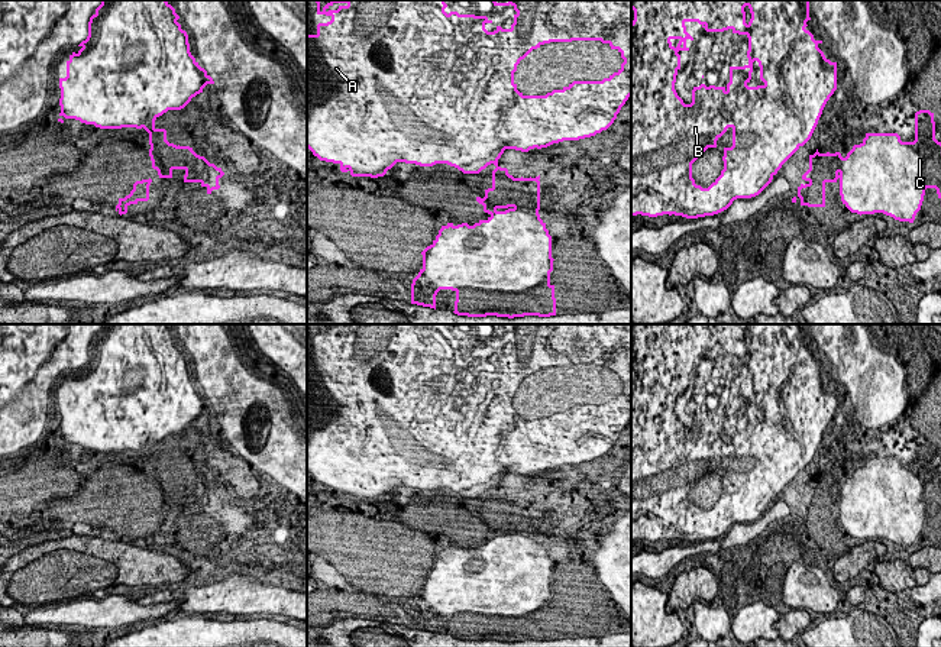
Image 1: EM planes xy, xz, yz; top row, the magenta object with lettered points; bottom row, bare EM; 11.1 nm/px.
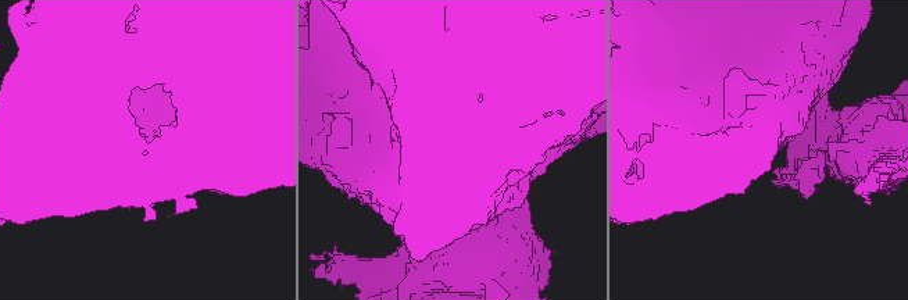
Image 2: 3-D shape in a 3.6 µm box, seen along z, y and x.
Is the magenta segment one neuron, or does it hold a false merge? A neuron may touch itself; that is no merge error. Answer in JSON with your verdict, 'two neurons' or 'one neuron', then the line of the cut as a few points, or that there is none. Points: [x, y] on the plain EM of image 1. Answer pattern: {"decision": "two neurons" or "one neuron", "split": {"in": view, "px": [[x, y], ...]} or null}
{"decision": "two neurons", "split": {"in": "xz", "px": [[537, 504], [513, 530]]}}

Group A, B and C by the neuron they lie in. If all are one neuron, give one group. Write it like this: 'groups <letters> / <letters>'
groups A B / C

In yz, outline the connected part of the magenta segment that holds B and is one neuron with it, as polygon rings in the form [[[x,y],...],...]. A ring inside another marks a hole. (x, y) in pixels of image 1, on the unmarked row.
[[[631,324],[634,334],[634,344],[631,346],[631,540],[657,541],[663,538],[675,538],[686,543],[698,543],[714,540],[727,534],[737,523],[751,523],[759,520],[773,504],[782,489],[812,460],[822,434],[830,421],[837,414],[837,386],[825,382],[824,376],[818,372],[822,365],[815,365],[814,359],[806,355],[809,342],[809,324]],[[686,346],[698,346],[706,356],[724,356],[731,353],[733,358],[746,359],[748,362],[747,382],[748,388],[744,391],[730,391],[730,407],[725,411],[715,411],[701,408],[692,414],[692,427],[685,428],[675,414],[676,399],[680,394],[679,375],[689,375],[686,365],[693,362],[686,356]],[[757,385],[760,391],[760,404],[763,410],[748,411],[751,404],[753,386]],[[733,453],[733,470],[724,472],[724,494],[721,499],[708,511],[702,512],[695,508],[692,502],[692,488],[708,473],[717,472],[717,465]]]

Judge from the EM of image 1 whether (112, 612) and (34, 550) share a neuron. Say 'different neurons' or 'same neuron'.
different neurons

